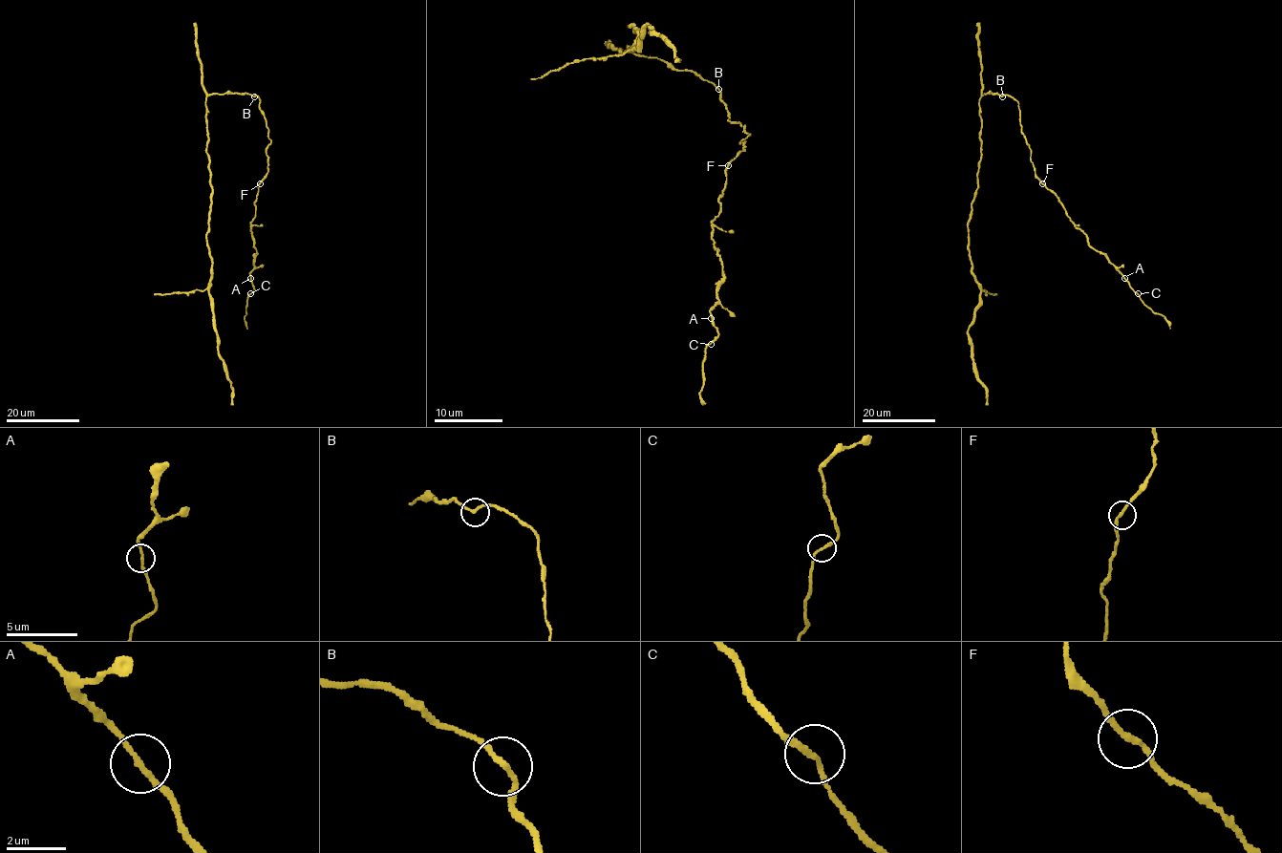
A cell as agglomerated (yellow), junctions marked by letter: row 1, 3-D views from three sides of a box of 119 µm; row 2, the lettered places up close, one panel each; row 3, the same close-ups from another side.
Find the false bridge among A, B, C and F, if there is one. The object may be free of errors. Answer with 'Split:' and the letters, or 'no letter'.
Split: no letter

